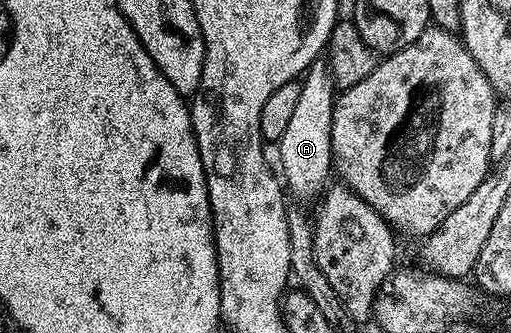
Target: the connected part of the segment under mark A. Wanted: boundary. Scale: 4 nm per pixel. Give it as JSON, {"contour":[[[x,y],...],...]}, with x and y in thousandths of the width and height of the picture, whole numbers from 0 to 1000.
{"contour":[[[624,180],[611,189],[597,222],[589,225],[587,291],[579,297],[579,324],[564,357],[564,384],[540,432],[544,474],[552,483],[548,535],[569,598],[585,610],[613,610],[628,598],[648,556],[654,459],[650,456],[650,336],[658,261],[644,195]]]}

